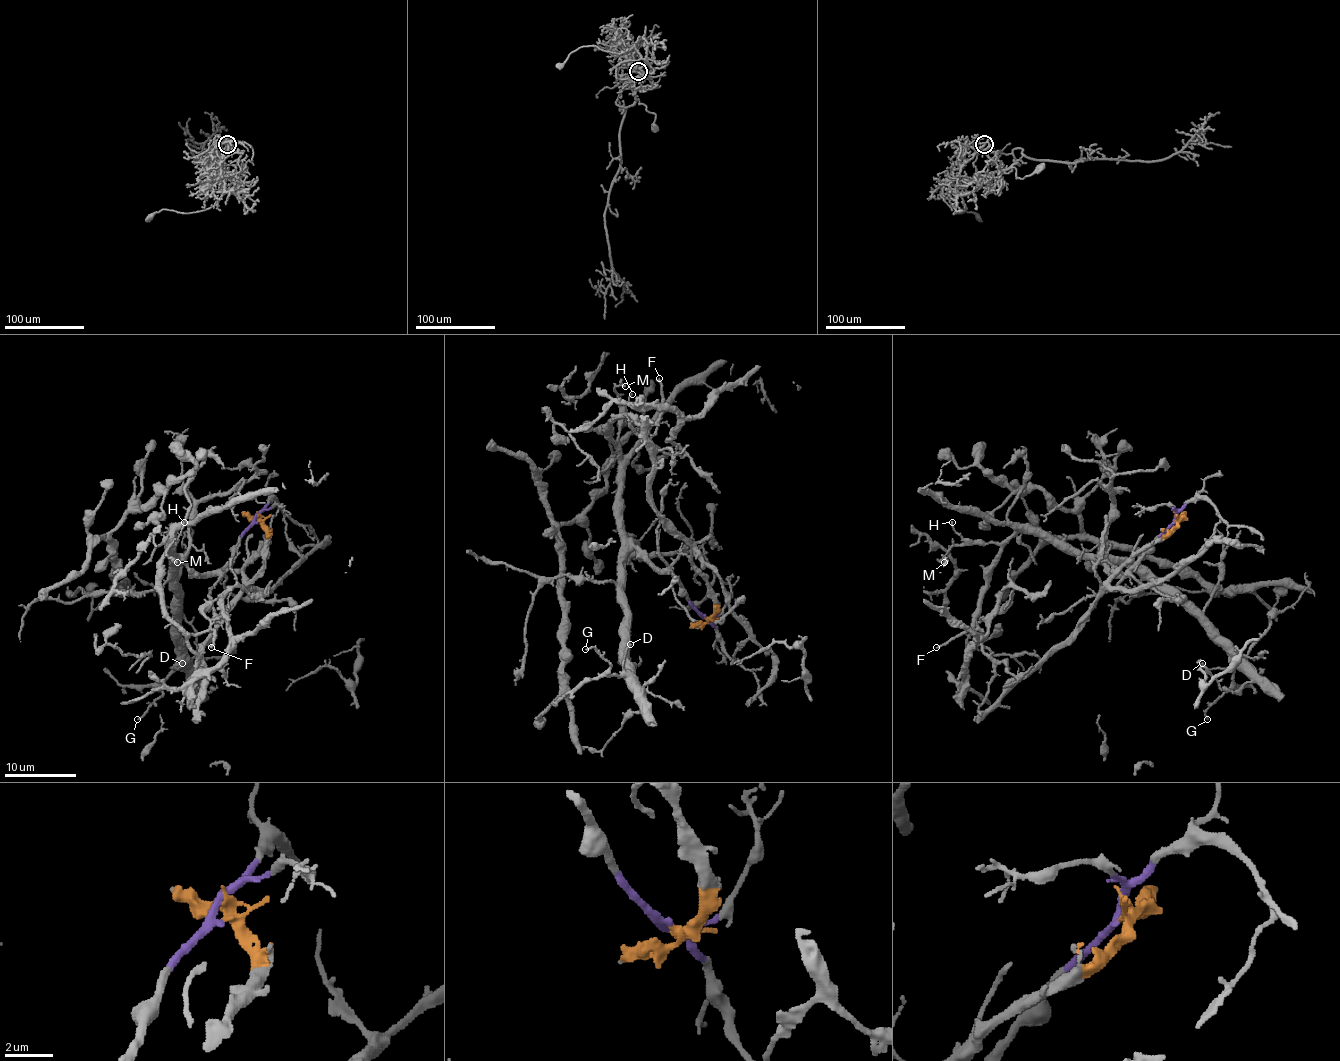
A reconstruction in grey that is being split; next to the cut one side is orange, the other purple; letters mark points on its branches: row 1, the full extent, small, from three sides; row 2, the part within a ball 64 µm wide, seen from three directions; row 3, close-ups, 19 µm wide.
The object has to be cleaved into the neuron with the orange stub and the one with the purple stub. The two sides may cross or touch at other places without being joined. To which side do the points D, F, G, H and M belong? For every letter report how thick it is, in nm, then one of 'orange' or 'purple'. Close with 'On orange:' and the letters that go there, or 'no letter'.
D: calibre 130 nm; purple
F: calibre 180 nm; purple
G: calibre 160 nm; purple
H: calibre 120 nm; purple
M: calibre 120 nm; purple
On orange: no letter

